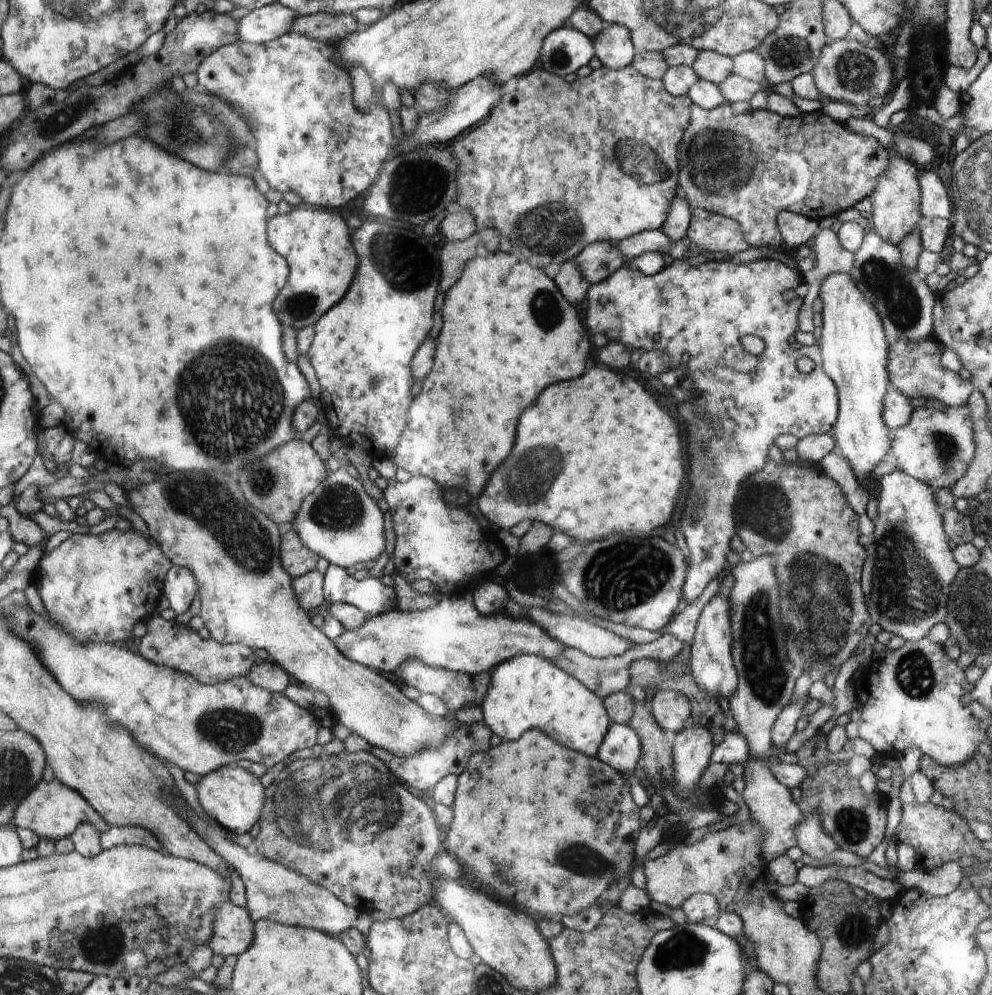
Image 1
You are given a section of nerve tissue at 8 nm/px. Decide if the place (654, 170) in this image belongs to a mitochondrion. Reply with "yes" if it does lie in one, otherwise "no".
yes

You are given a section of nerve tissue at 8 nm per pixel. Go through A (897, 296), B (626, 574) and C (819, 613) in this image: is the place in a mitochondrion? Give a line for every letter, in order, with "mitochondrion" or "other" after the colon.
A: mitochondrion
B: mitochondrion
C: mitochondrion

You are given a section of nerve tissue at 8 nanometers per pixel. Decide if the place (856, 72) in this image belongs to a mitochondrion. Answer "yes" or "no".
yes

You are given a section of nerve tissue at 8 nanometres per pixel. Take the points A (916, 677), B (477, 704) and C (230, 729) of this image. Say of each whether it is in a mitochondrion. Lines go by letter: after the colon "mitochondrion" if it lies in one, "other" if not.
A: mitochondrion
B: other
C: mitochondrion

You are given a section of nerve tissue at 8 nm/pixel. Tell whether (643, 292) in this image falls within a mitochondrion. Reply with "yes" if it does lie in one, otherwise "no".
no

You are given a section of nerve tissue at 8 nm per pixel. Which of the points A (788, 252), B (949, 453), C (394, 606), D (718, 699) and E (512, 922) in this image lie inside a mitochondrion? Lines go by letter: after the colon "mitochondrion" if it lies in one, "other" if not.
A: other
B: mitochondrion
C: other
D: other
E: other

